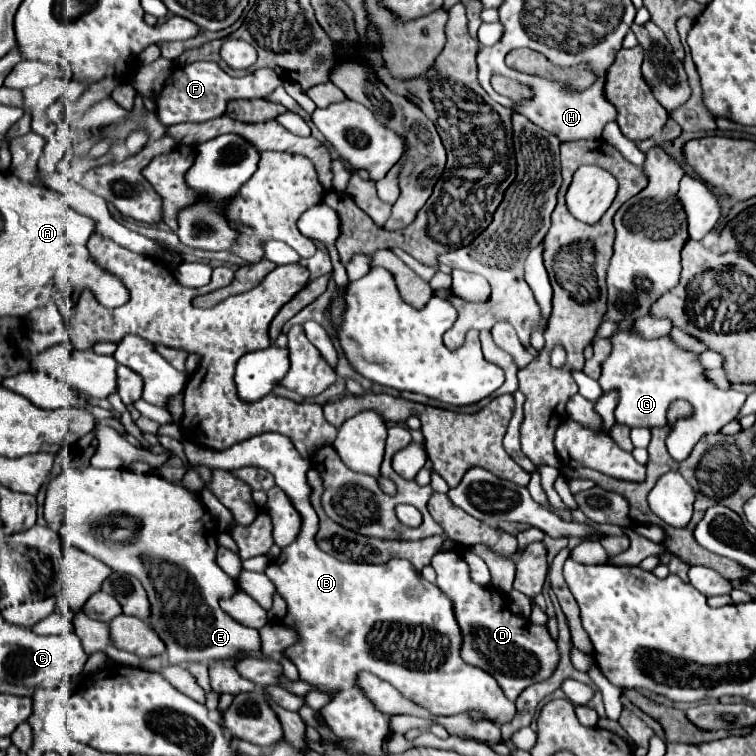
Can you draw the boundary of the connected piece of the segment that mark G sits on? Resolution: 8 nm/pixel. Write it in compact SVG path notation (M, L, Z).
M625 320L621 322L621 330L619 334L611 336L611 342L613 342L613 352L611 356L603 362L603 374L599 378L599 384L603 388L603 392L609 392L609 390L619 390L619 404L615 408L615 420L619 424L625 424L629 428L635 428L635 426L643 426L643 428L663 428L667 426L667 410L669 406L675 402L675 400L687 400L691 406L693 406L693 415L689 418L683 418L678 420L665 444L667 444L667 450L671 454L673 460L685 460L693 446L705 436L705 434L715 434L721 430L721 426L725 426L727 422L731 422L739 408L743 406L745 402L745 394L741 392L735 392L735 390L717 390L713 384L709 384L703 376L703 368L697 364L697 354L689 354L689 352L683 352L679 350L667 336L659 338L659 340L643 340L639 338L637 334L631 334L629 328L631 328L633 320Z

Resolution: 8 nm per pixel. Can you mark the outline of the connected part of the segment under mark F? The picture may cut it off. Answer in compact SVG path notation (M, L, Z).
M193 62L187 66L179 66L167 82L167 88L161 92L157 100L157 114L161 124L177 124L177 122L207 122L225 114L225 106L235 98L265 98L283 80L271 70L261 68L243 78L231 78L225 74L215 62Z

